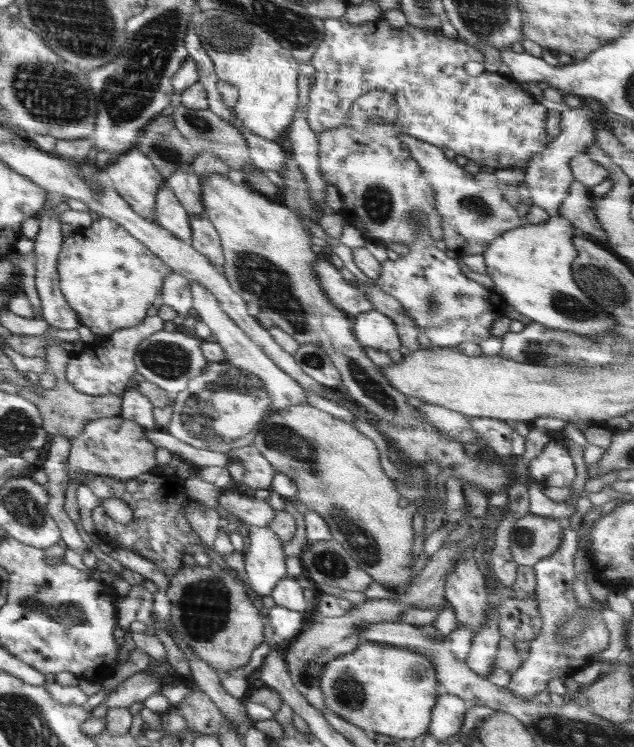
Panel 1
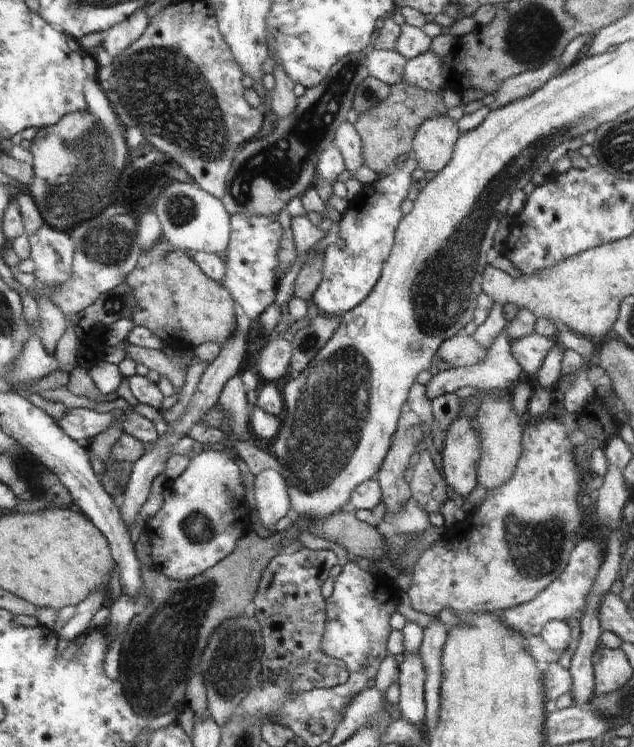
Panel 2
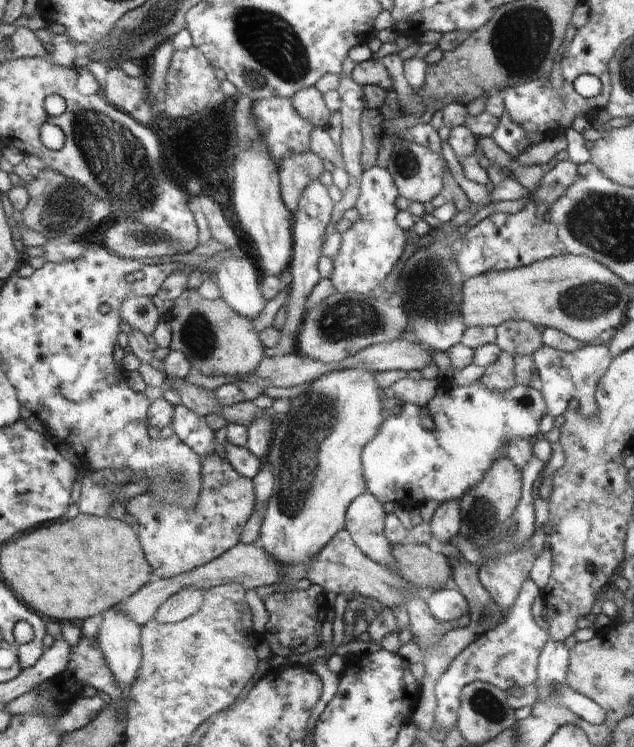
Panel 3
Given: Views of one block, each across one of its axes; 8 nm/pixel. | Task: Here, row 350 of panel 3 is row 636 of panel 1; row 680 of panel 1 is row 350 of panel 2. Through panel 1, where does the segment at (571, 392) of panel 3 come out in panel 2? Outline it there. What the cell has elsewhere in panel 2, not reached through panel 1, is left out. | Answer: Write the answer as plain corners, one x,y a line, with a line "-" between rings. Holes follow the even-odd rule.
535,330
526,336
521,336
515,339
509,340
510,352
515,358
518,365
521,366
521,370
524,375
528,376
531,380
535,378
543,360
550,352
552,347
555,347
556,342
553,339
538,334

